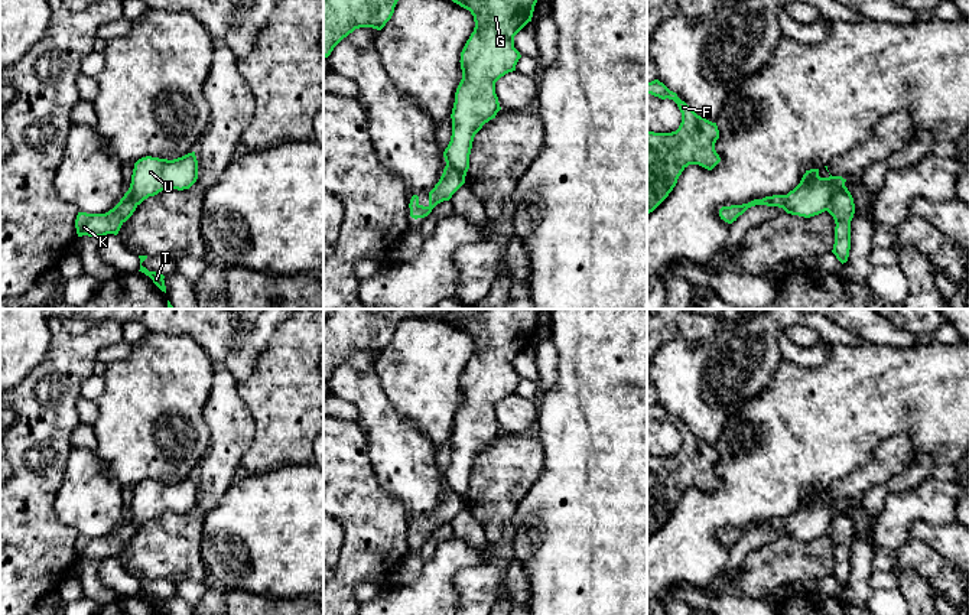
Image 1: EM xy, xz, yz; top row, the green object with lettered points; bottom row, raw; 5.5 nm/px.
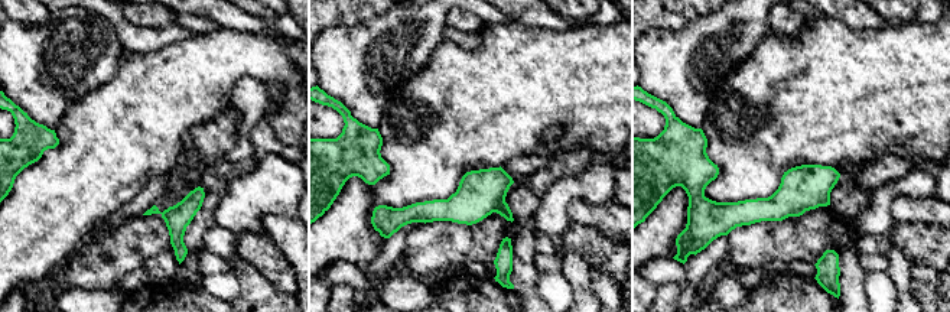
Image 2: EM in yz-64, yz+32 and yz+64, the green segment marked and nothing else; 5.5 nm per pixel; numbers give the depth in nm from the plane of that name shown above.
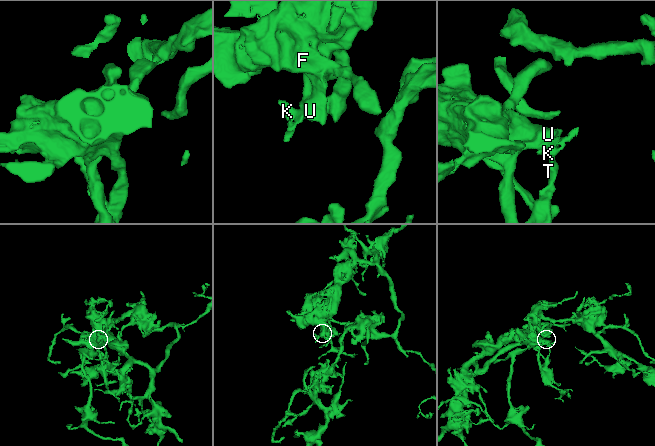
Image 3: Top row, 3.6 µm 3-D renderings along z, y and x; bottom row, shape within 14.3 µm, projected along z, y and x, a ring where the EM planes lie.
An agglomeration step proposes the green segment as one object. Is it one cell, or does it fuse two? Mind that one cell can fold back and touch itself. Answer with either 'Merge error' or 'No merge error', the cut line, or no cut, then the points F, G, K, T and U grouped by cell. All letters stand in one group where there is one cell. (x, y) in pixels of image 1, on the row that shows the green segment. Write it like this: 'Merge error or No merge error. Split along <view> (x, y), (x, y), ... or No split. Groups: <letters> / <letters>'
Merge error. Split along yz (844, 184), (833, 194), (826, 210). Groups: F G U / K T

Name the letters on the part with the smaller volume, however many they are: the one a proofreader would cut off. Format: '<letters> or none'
K, T

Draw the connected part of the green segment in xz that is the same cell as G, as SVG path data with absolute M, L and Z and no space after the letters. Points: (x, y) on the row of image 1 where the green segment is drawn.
M452 0L471 12L475 27L461 52L462 79L455 92L452 108L452 136L443 157L448 166L456 169L465 179L469 169L469 154L475 134L485 123L495 118L501 110L495 94L495 82L516 71L521 58L514 48L514 36L531 22L537 0Z

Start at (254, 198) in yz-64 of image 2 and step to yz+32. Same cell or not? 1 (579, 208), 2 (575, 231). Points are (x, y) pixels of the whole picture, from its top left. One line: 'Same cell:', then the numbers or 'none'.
Same cell: none

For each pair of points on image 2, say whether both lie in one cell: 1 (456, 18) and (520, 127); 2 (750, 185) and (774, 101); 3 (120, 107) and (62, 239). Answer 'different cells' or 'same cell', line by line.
1: different cells
2: same cell
3: same cell

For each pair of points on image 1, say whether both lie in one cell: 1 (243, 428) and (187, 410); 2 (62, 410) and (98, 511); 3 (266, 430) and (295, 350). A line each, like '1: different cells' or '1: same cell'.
1: different cells
2: different cells
3: same cell

